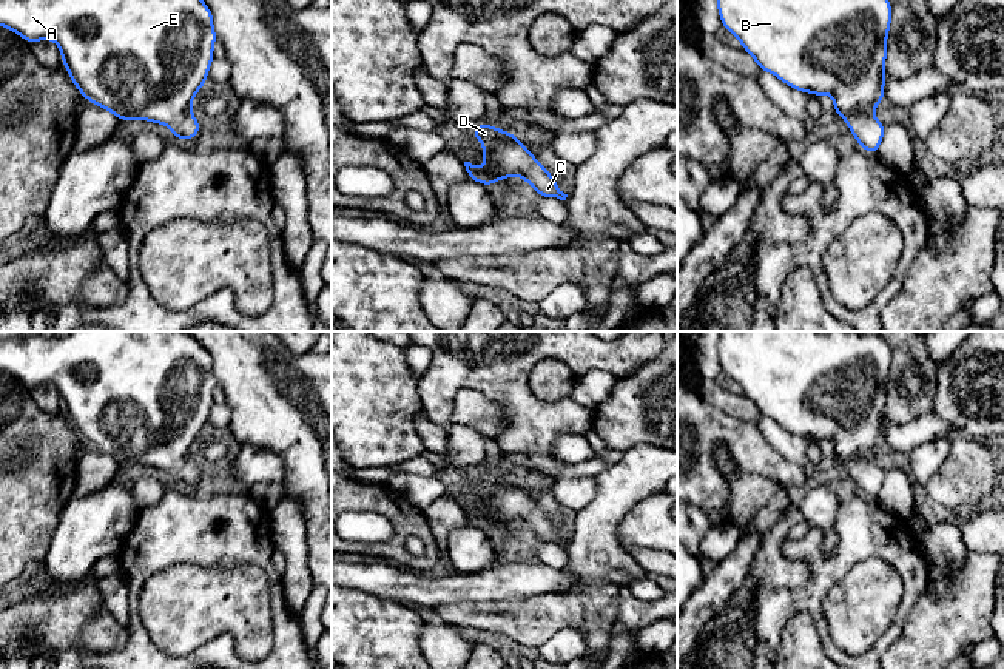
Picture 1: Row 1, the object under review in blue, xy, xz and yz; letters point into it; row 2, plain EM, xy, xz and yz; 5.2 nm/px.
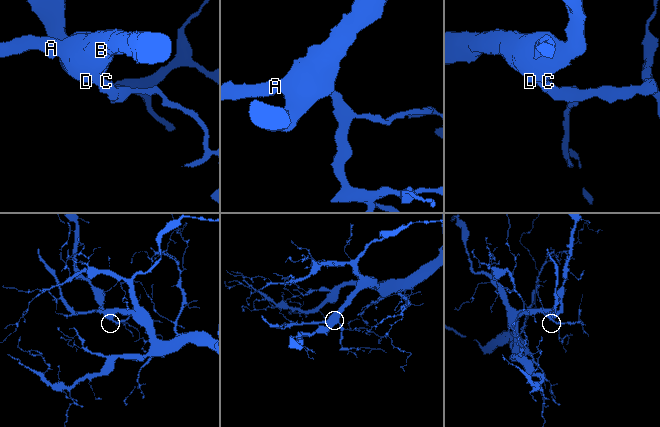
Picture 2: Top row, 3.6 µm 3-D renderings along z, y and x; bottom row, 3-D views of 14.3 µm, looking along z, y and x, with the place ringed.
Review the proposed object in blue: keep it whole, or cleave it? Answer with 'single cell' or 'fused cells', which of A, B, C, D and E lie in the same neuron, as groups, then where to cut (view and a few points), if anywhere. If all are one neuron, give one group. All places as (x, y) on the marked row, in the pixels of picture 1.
single cell; A B C D E; no cut

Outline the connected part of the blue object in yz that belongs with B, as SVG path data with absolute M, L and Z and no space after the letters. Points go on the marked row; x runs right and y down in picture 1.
M717 0L717 9L722 25L740 40L762 71L805 94L819 97L830 92L834 100L833 114L844 117L864 151L878 154L885 126L871 109L884 100L890 0Z

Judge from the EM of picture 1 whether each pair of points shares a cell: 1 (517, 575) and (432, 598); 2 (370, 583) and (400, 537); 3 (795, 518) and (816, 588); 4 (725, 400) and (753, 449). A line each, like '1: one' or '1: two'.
1: one
2: two
3: two
4: two

